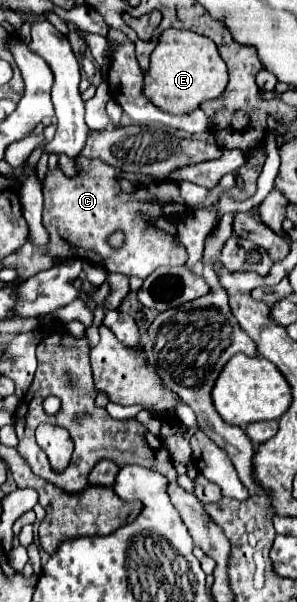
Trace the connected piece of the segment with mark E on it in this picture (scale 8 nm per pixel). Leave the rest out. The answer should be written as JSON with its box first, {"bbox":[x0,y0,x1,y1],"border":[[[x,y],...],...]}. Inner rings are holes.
{"bbox":[145,30,227,114],"border":[[[165,30],[159,38],[155,52],[151,54],[149,72],[145,76],[145,96],[167,110],[169,114],[189,114],[199,108],[201,102],[217,98],[227,86],[227,66],[221,60],[213,40],[193,34],[189,30]]]}

